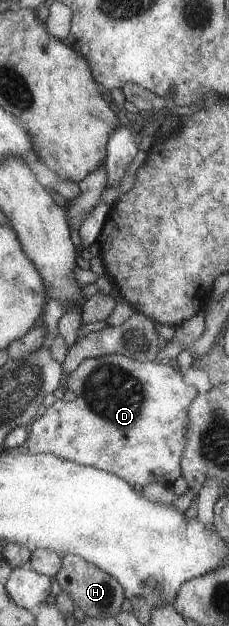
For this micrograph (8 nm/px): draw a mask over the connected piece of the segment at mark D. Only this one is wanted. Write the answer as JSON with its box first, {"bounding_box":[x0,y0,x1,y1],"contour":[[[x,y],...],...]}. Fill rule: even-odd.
{"bounding_box":[26,354,197,488],"contour":[[[118,354],[99,355],[98,357],[91,357],[83,359],[82,363],[77,368],[65,375],[62,384],[62,391],[73,392],[73,400],[65,402],[65,400],[58,397],[51,406],[45,409],[45,412],[37,417],[37,420],[30,424],[28,429],[28,437],[26,438],[27,450],[32,455],[37,453],[51,453],[56,457],[76,462],[80,465],[87,465],[96,469],[104,470],[108,473],[113,473],[123,480],[126,480],[132,486],[142,486],[142,488],[152,482],[160,482],[171,486],[173,481],[180,475],[180,464],[182,453],[184,452],[186,438],[188,434],[189,408],[190,403],[197,396],[197,390],[193,386],[187,386],[181,378],[181,374],[171,367],[167,362],[157,363],[155,360],[140,363],[134,360],[129,360],[129,357]]]}

